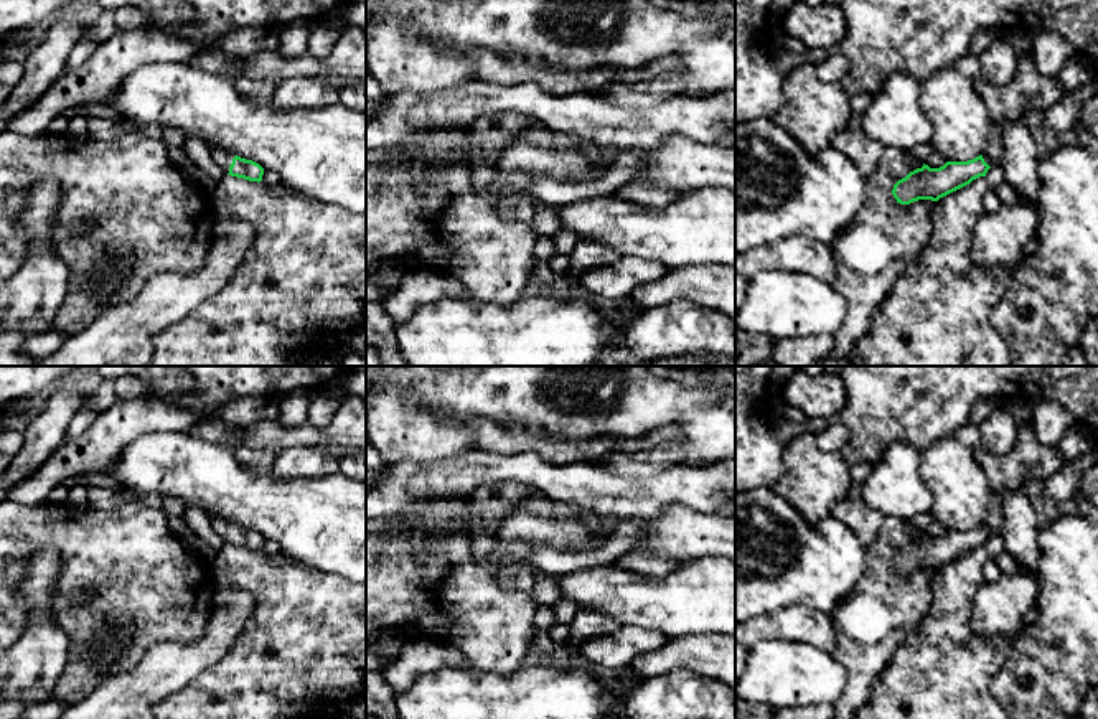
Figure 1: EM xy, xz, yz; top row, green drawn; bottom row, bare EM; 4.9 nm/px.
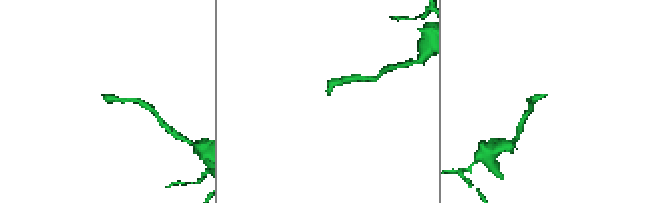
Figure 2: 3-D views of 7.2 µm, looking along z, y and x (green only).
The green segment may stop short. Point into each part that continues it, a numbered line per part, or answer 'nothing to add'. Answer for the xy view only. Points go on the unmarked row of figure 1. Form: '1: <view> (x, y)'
1: xy (223, 528)

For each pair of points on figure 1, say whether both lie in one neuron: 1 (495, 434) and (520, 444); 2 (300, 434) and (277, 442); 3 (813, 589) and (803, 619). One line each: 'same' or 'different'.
1: same
2: same
3: different

